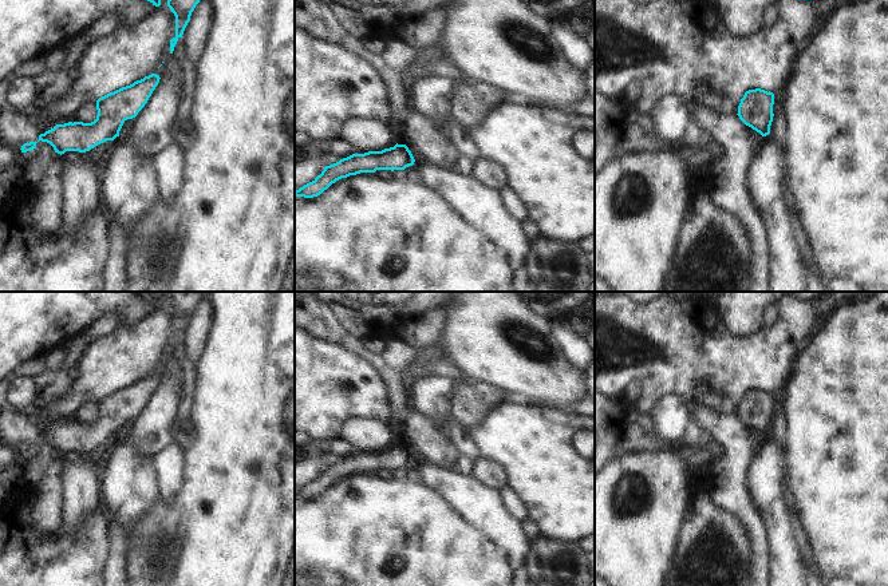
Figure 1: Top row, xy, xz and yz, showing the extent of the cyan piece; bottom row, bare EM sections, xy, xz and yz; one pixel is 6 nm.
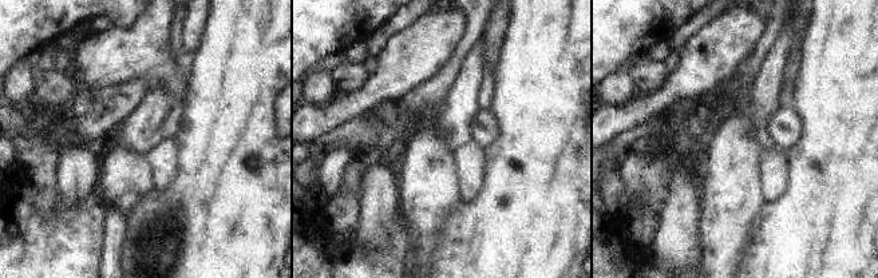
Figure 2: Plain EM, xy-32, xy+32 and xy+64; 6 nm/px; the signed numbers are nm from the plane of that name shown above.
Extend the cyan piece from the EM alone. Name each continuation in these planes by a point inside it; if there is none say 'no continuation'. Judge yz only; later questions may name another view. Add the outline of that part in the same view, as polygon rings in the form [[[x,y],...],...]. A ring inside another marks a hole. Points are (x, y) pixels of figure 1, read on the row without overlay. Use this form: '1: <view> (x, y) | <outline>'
no continuation

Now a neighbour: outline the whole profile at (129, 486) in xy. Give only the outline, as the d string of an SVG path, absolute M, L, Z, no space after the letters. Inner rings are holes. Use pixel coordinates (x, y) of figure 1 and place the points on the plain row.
M121 435L111 440L111 452L100 480L100 499L110 522L122 524L129 534L138 518L161 498L151 455L138 450Z

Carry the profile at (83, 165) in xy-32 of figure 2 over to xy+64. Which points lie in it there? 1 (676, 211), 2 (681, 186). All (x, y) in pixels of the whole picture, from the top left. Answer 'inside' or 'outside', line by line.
1: inside
2: inside

